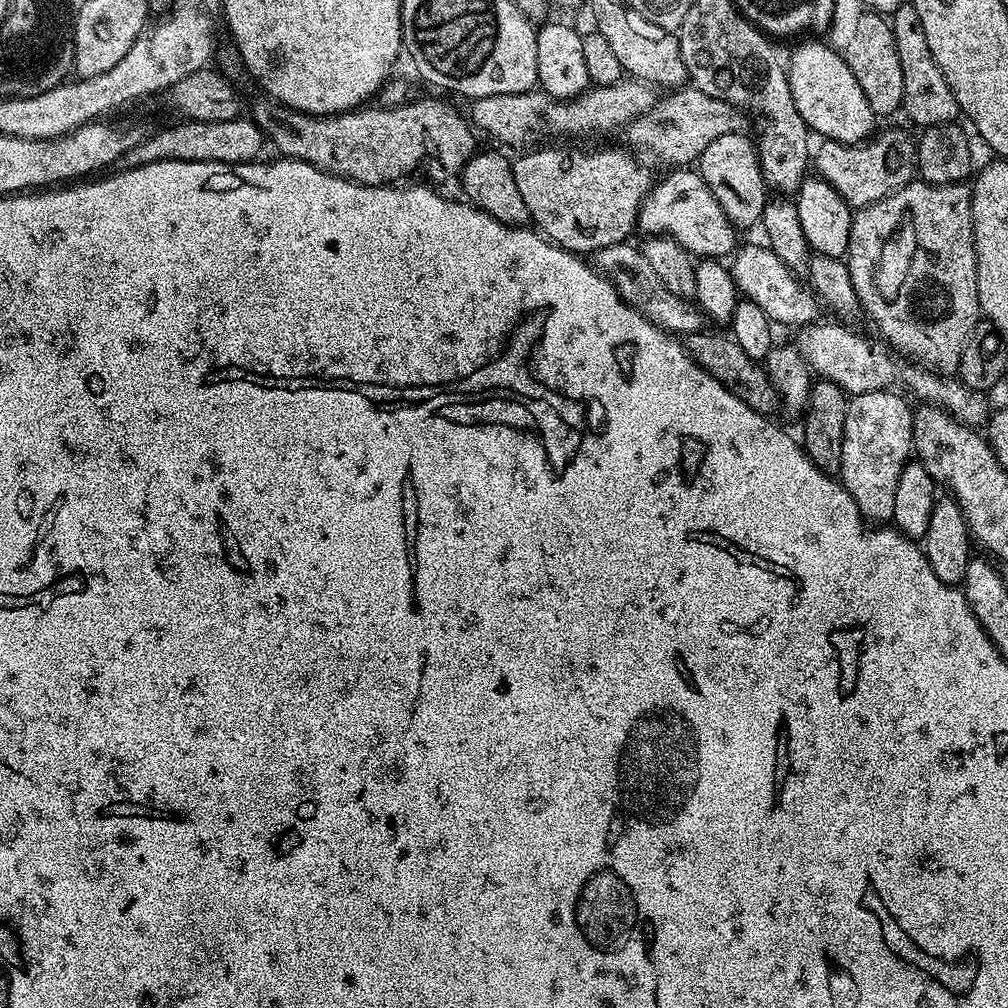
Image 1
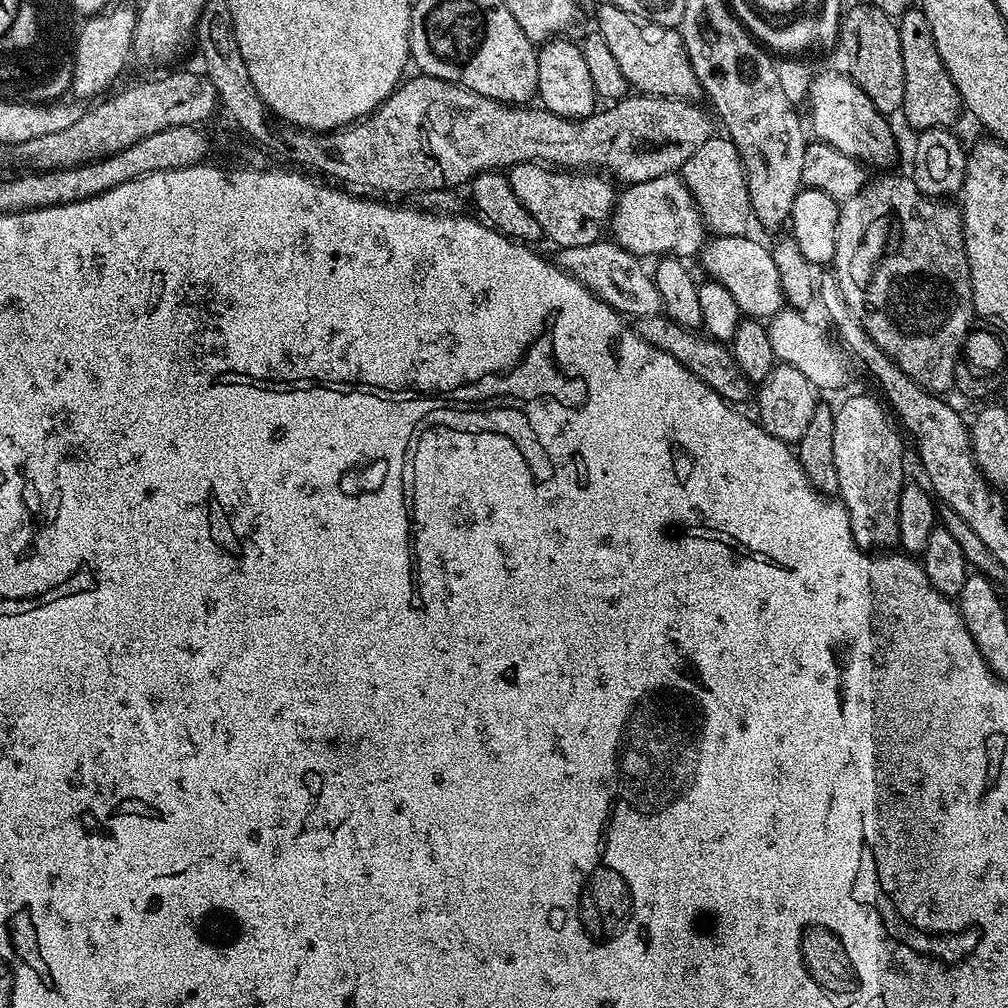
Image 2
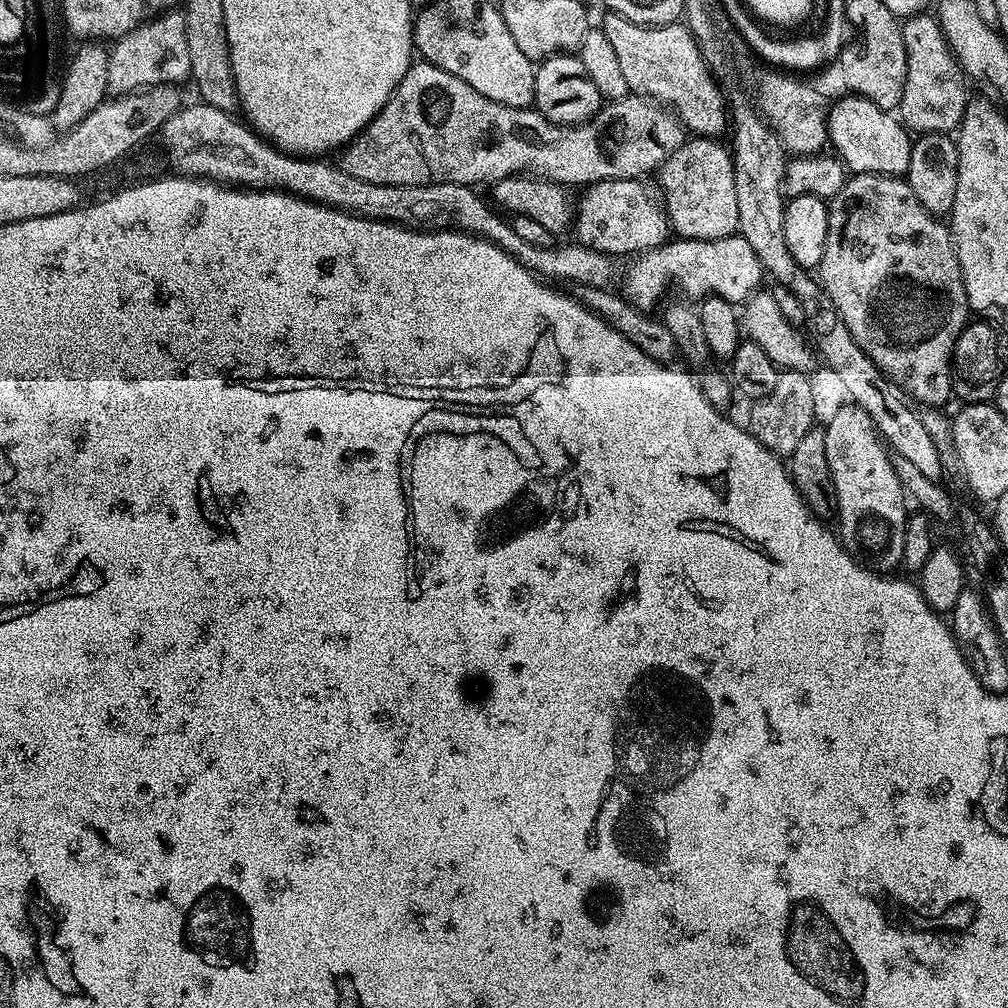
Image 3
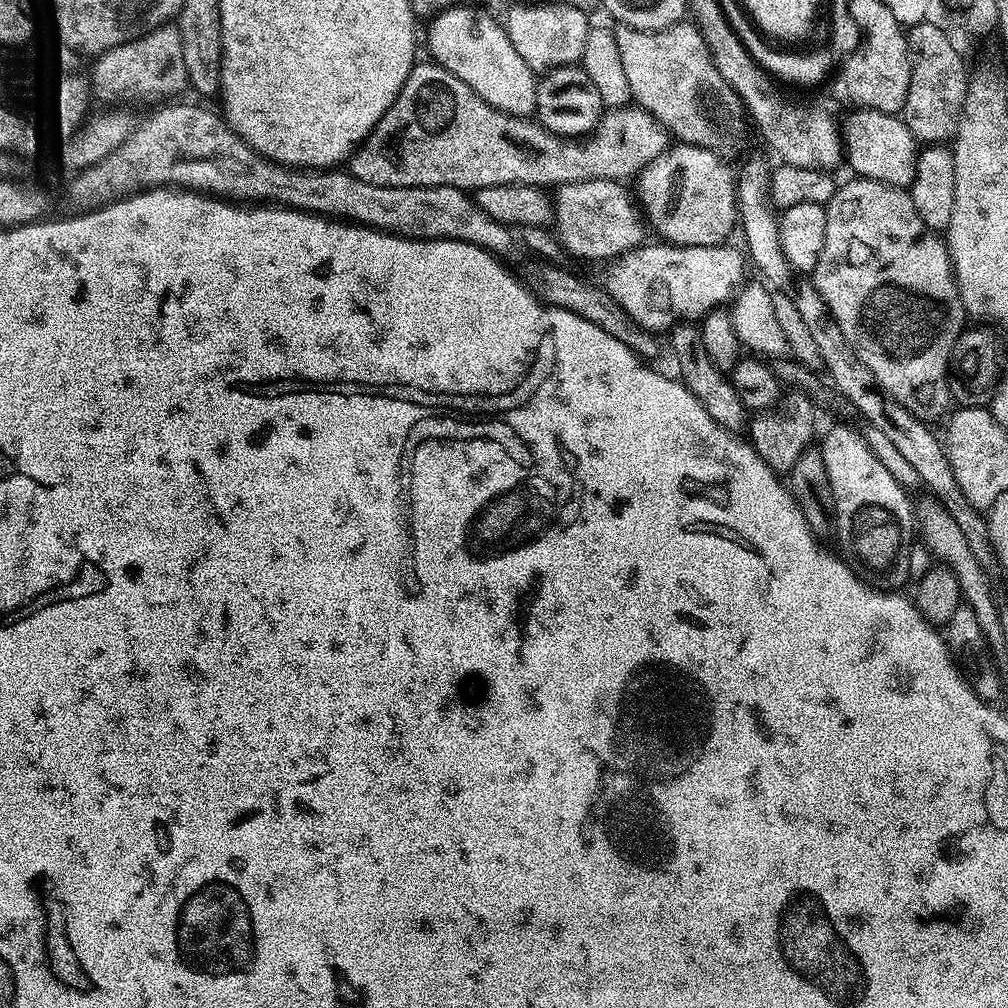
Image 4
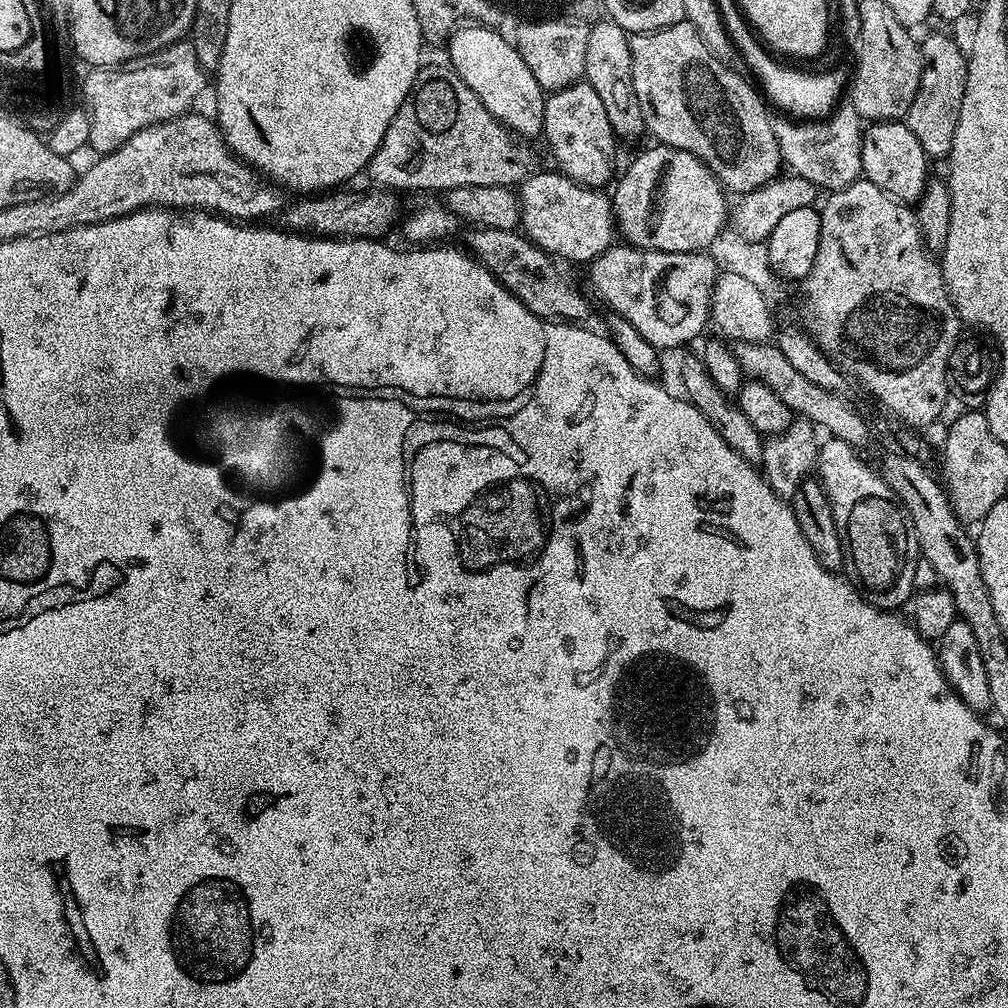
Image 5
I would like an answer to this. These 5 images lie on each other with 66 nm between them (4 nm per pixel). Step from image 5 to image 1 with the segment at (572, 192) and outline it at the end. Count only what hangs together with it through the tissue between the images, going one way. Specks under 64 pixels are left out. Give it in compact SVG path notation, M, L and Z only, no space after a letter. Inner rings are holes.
M680 166L669 171L665 180L657 179L644 197L638 217L639 231L654 236L672 236L696 258L728 258L737 247L737 229L728 220L728 215L718 206L718 198L706 186L699 171Z

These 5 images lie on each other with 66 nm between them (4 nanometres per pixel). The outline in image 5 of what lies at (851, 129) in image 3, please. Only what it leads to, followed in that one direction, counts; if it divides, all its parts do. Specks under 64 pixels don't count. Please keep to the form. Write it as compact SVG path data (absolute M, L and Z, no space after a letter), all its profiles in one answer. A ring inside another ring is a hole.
M900 120L872 122L863 129L862 176L902 204L915 205L924 194L930 179L930 158L922 150L922 142L914 138L907 123Z

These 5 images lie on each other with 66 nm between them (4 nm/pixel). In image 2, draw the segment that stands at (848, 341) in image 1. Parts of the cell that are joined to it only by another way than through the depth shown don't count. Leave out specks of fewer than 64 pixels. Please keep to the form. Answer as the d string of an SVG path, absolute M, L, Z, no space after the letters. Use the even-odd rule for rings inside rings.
M789 306L775 312L766 324L770 334L770 346L779 363L789 364L802 370L802 374L806 374L806 378L810 378L810 382L817 390L836 388L848 376L848 364L844 361L845 353L842 351L841 345L834 342L831 335L828 337L814 321L807 320L804 316L806 315L803 311Z

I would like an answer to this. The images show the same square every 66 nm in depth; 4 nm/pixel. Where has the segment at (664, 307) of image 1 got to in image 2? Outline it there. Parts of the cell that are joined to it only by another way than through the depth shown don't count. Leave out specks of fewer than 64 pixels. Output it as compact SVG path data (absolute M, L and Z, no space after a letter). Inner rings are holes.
M601 238L586 246L561 248L555 254L554 260L559 267L625 317L661 315L662 305L653 273L640 265L643 264L641 257L628 252L615 239Z

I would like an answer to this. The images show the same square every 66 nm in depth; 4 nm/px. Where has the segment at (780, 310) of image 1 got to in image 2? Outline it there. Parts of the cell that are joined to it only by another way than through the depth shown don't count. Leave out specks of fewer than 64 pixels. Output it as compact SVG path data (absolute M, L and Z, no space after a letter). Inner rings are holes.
M716 236L705 243L699 253L698 261L708 271L711 279L722 282L726 290L738 302L741 313L748 318L771 318L775 312L785 307L782 282L779 280L778 269L766 243L759 244L747 236Z

